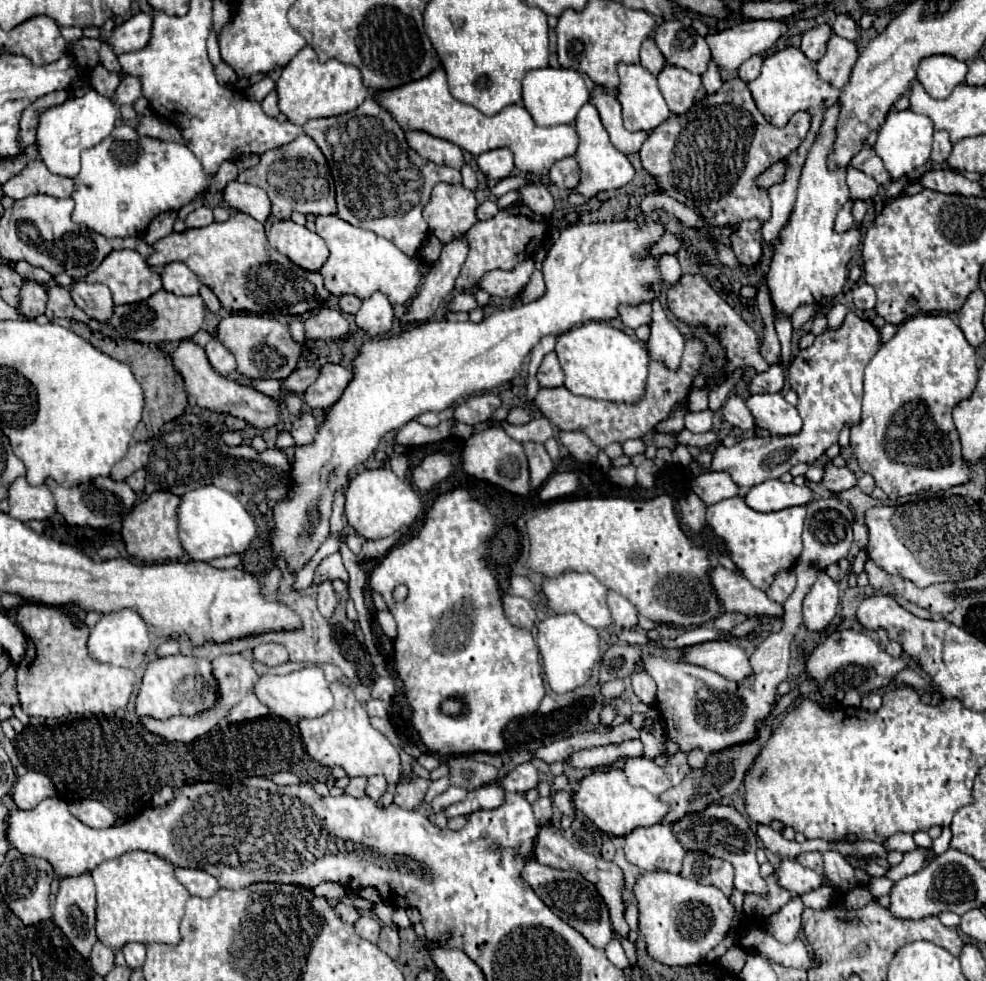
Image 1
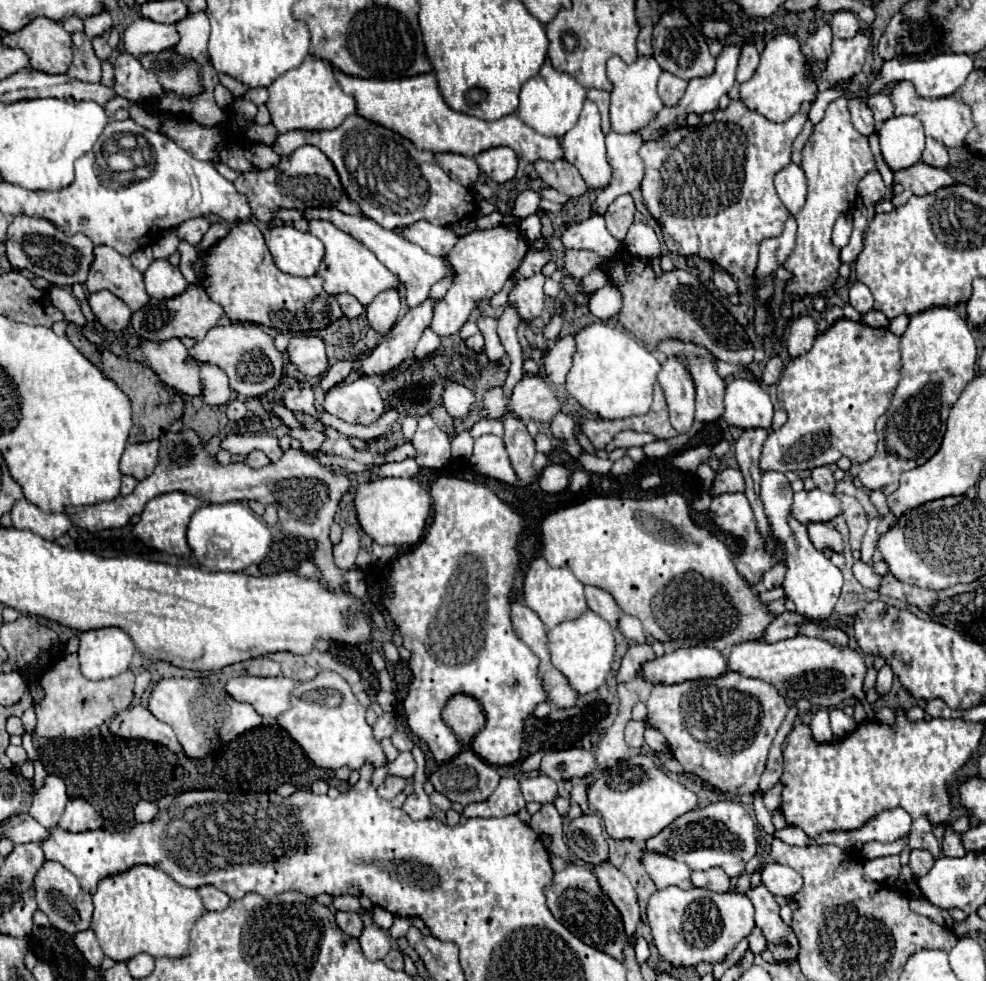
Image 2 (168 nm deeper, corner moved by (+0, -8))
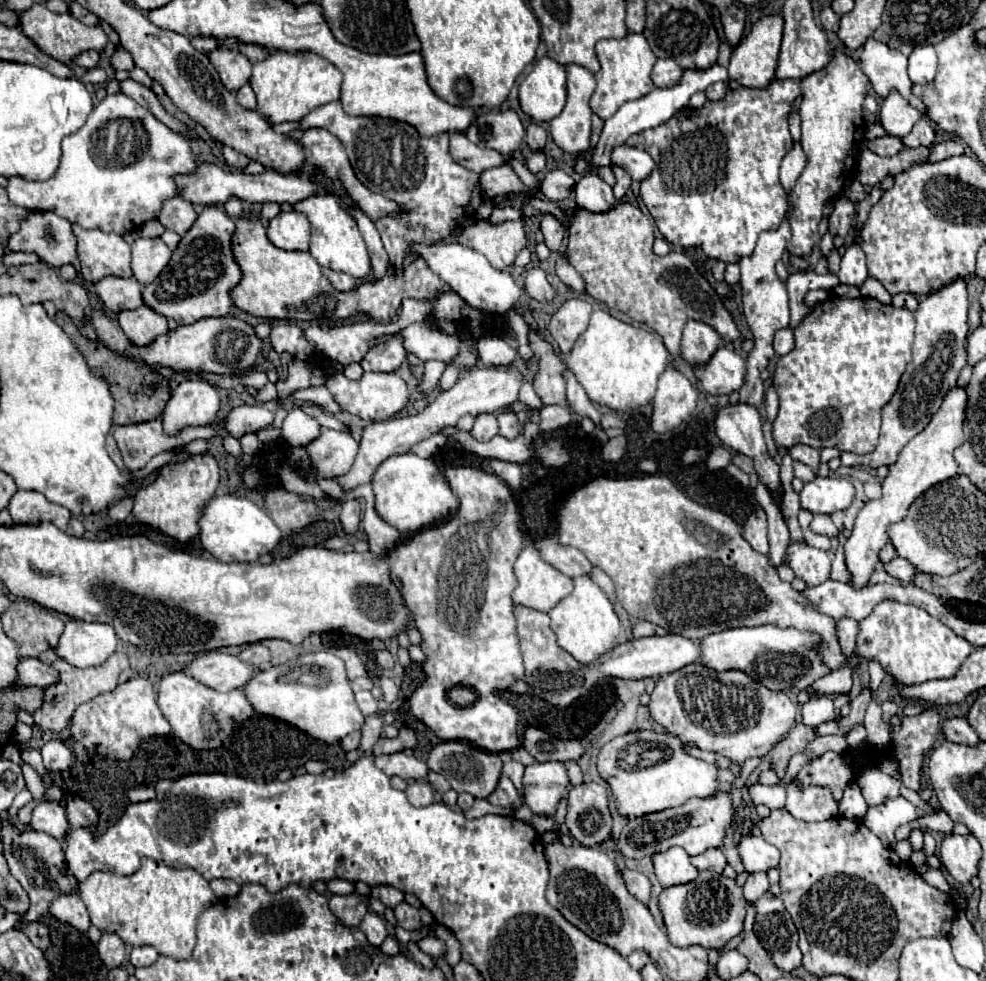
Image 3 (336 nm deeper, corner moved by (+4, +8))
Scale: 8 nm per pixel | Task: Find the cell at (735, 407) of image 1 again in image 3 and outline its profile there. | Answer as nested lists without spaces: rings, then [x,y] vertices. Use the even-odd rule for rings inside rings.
[[[698,320],[686,322],[682,334],[682,346],[680,346],[682,358],[686,362],[704,364],[714,354],[718,344],[722,344],[722,338],[714,328]]]

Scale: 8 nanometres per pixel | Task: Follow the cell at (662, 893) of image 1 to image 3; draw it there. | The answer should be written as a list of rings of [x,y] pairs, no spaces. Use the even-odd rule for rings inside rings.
[[[710,870],[700,872],[694,882],[666,888],[660,894],[658,906],[666,922],[668,938],[674,946],[700,944],[704,948],[722,948],[744,928],[746,900],[742,896],[742,888],[736,886],[734,880]]]

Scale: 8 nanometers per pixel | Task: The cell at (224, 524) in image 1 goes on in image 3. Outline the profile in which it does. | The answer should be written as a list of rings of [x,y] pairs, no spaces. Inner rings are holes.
[[[224,494],[212,498],[200,518],[202,546],[222,562],[256,562],[262,554],[270,554],[280,538],[280,528],[268,512],[242,496]]]

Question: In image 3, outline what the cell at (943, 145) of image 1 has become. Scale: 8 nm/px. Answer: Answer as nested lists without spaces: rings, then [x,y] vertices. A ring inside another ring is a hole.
[[[922,116],[914,124],[912,132],[902,138],[902,142],[906,146],[910,146],[910,148],[918,148],[918,146],[932,146],[934,144],[934,138],[936,138],[936,134],[934,134],[934,128],[930,126],[930,120],[926,116]]]

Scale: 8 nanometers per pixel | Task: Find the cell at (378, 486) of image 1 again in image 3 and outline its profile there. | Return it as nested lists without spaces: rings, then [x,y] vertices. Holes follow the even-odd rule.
[[[412,452],[384,460],[374,474],[372,486],[376,494],[376,512],[384,522],[402,532],[418,532],[426,526],[442,524],[458,510],[458,498],[446,484],[446,478],[436,462]]]

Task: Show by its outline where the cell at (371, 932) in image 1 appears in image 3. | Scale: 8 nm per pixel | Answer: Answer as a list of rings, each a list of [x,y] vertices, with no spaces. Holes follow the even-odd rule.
[[[368,912],[360,924],[360,930],[366,934],[368,942],[374,944],[374,946],[380,946],[384,942],[384,938],[388,936],[388,930],[386,930],[386,924],[384,920],[374,914],[374,912]]]

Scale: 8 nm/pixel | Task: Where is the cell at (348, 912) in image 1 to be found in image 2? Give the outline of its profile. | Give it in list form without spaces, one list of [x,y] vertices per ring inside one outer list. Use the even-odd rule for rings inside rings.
[[[336,912],[336,924],[350,936],[358,938],[362,932],[362,918],[356,912]]]

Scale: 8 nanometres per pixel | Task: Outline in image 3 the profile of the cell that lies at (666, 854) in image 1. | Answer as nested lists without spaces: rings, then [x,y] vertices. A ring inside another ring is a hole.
[[[670,848],[666,852],[658,852],[652,856],[652,860],[662,888],[688,884],[698,876],[698,870],[690,864],[690,856],[682,848]]]

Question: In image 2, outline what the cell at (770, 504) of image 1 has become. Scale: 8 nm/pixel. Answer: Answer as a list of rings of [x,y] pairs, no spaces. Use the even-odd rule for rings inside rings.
[[[814,488],[812,492],[806,492],[806,490],[796,492],[794,504],[790,510],[790,514],[802,524],[828,522],[834,516],[838,516],[840,512],[842,512],[842,508],[840,508],[838,498],[834,494],[822,492],[818,488]]]

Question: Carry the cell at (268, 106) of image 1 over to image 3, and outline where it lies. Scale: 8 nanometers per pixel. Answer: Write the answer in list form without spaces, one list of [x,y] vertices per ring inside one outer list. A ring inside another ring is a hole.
[[[244,84],[240,90],[238,90],[238,102],[240,106],[248,108],[248,110],[256,110],[256,96],[250,88],[250,84]]]

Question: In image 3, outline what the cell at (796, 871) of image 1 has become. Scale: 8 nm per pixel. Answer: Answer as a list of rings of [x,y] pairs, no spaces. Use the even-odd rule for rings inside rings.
[[[752,832],[742,834],[738,842],[738,854],[746,872],[766,872],[770,868],[776,868],[780,860],[778,848],[774,848],[762,836]]]

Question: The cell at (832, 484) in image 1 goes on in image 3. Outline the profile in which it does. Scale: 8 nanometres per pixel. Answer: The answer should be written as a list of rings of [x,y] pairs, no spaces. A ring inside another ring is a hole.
[[[796,444],[796,446],[792,446],[792,448],[790,448],[790,456],[792,456],[794,460],[802,462],[802,464],[808,464],[814,472],[816,472],[818,466],[820,466],[820,450],[810,448],[810,446],[806,446],[806,444]]]

